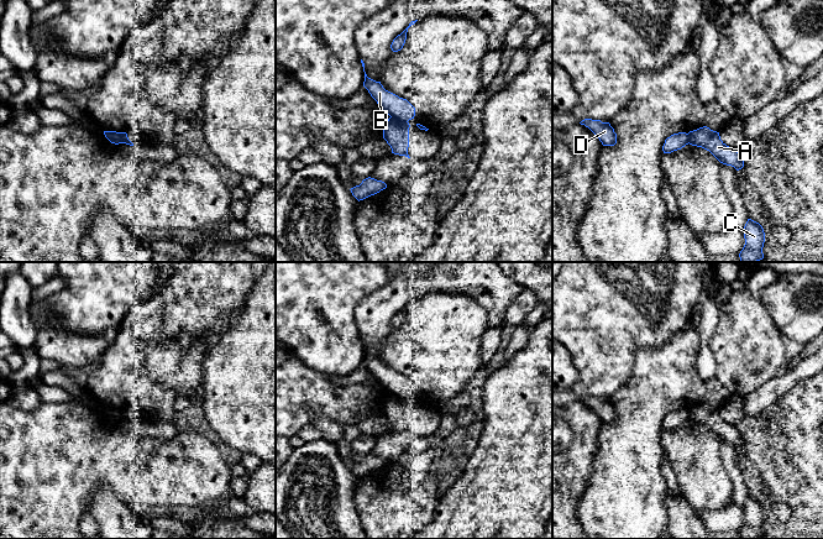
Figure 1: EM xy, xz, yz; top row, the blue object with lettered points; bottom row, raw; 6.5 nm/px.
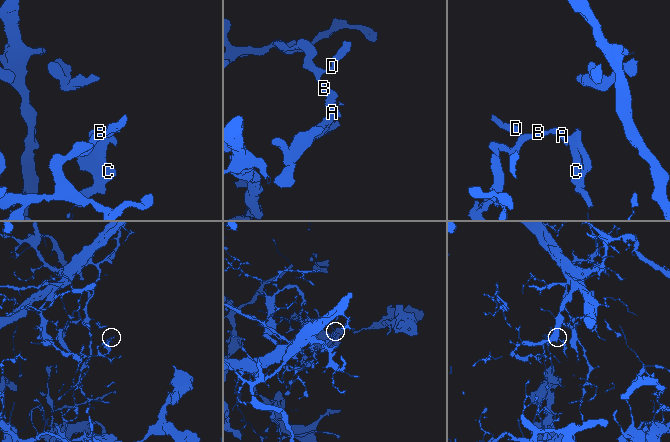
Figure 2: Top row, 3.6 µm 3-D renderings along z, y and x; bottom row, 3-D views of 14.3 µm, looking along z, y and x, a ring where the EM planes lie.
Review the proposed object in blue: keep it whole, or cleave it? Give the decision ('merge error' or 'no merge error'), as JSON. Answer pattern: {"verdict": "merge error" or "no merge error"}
{"verdict": "merge error"}

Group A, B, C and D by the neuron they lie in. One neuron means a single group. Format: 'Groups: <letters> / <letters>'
Groups: A C / B D

